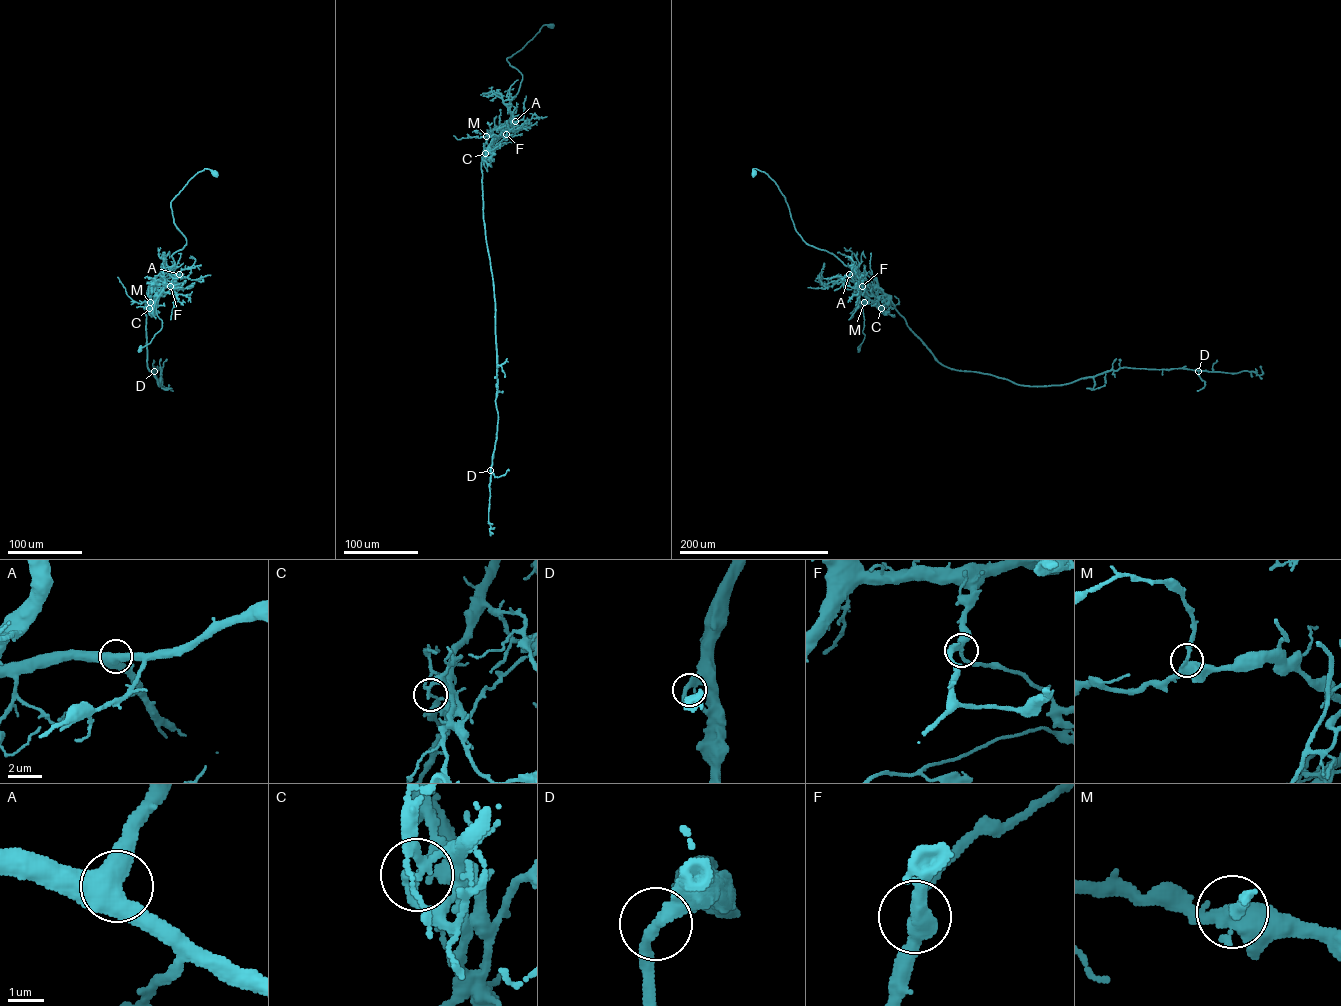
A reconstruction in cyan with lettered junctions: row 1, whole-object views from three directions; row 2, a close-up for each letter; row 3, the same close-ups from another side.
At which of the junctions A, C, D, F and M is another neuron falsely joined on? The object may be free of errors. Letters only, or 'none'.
C

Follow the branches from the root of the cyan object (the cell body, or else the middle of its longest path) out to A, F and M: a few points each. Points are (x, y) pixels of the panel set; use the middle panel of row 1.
A: (550, 26), (543, 25), (507, 58), (522, 79), (507, 107), (510, 118), (500, 125), (515, 121)
F: (550, 26), (543, 25), (507, 58), (522, 79), (507, 107), (509, 119), (496, 127), (506, 134)
M: (550, 26), (507, 58), (522, 80), (507, 107), (509, 119), (496, 127), (500, 133), (486, 136)

